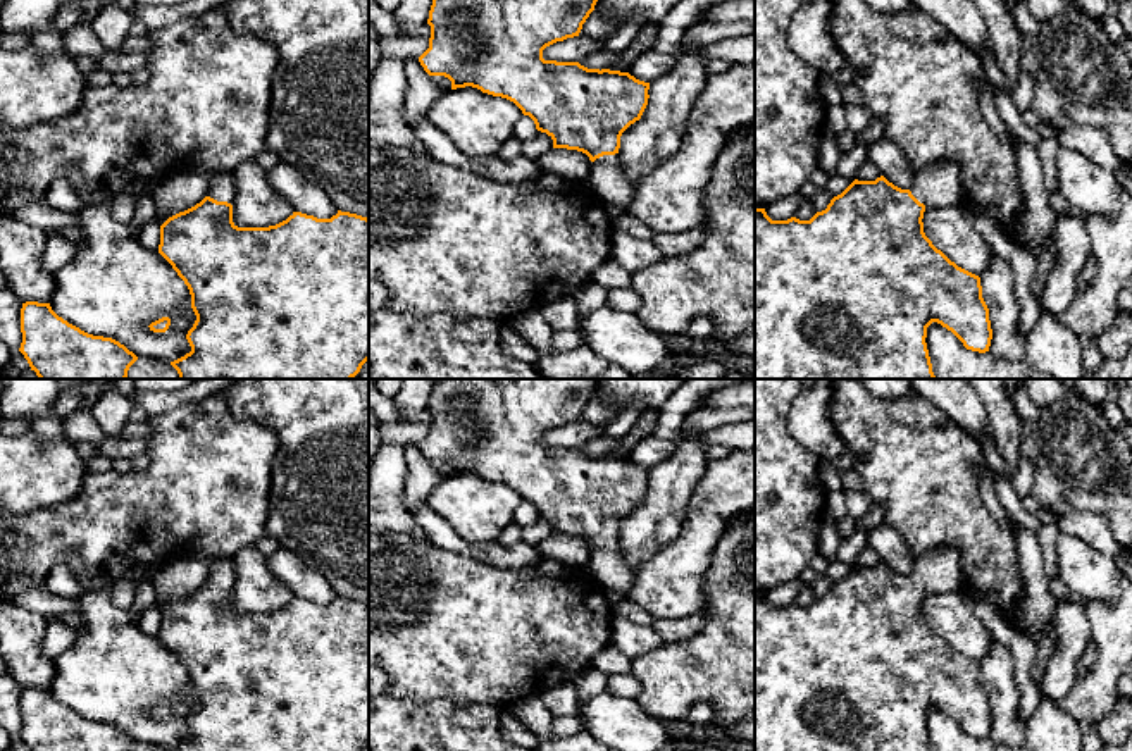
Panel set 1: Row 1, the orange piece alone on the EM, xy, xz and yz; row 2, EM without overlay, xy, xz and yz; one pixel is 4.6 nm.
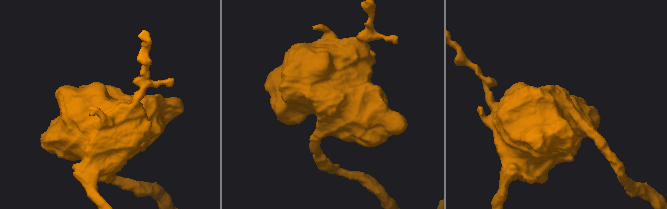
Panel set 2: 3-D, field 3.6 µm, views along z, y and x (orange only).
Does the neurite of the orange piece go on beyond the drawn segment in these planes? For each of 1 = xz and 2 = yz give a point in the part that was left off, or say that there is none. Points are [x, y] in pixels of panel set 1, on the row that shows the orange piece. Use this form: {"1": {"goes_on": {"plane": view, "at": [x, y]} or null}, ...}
{"1": {"goes_on": {"plane": "xz", "at": [607, 178]}}, "2": {"goes_on": {"plane": "yz", "at": [939, 185]}}}

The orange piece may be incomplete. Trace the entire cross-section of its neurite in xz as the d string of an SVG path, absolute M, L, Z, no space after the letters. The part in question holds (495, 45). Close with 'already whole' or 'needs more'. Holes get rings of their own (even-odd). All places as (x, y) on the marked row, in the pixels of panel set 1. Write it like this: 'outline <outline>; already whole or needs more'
outline M432 0L427 24L431 26L429 48L419 57L429 76L445 76L451 90L472 86L482 93L513 102L529 115L536 129L553 140L553 148L577 150L589 157L588 183L605 205L629 208L636 184L632 184L619 158L622 133L641 119L648 105L650 83L629 72L588 69L579 62L544 60L543 50L557 41L579 36L582 24L598 0Z; needs more

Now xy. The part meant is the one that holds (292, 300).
outline M217 171L207 196L195 207L169 217L160 226L159 253L172 265L191 295L196 315L186 339L191 351L171 362L179 379L353 379L369 360L369 219L338 210L331 219L293 212L286 220L269 227L238 227L233 222L236 186L233 172Z; needs more

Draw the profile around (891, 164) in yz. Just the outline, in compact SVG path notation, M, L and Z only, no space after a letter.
M882 138L870 145L868 160L879 169L889 183L901 189L913 186L917 171L910 167L899 148L889 140Z

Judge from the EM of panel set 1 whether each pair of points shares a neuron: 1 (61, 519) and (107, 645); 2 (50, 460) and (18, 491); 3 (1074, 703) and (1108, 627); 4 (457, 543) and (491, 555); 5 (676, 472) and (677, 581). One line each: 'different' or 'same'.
1: different
2: same
3: same
4: same
5: different

